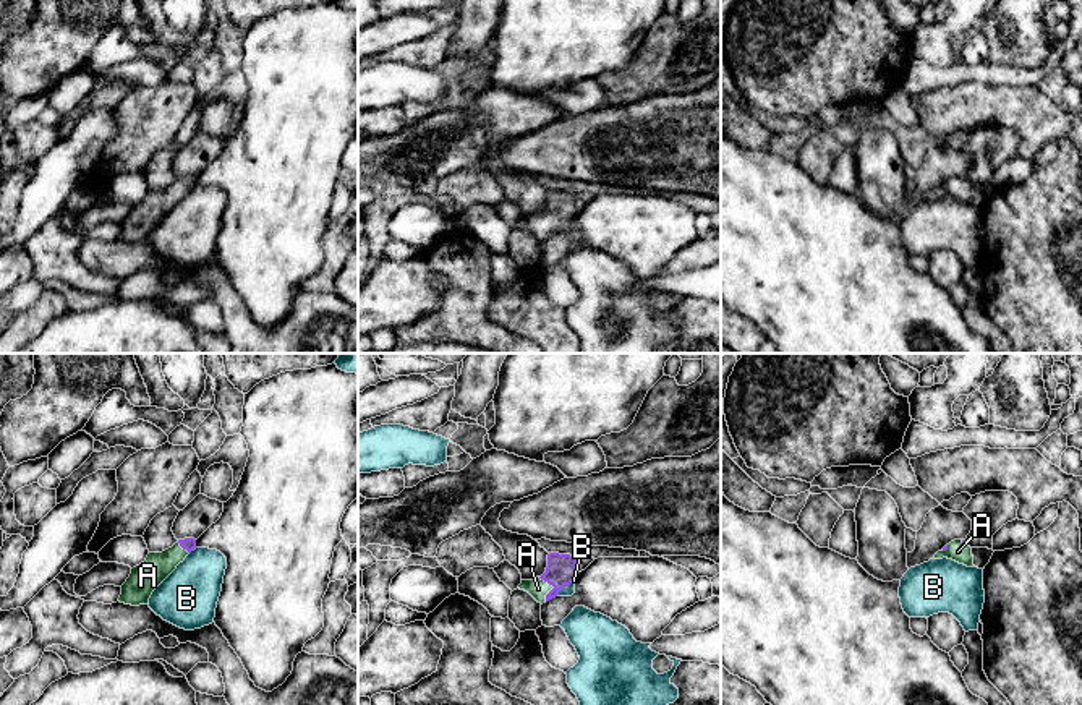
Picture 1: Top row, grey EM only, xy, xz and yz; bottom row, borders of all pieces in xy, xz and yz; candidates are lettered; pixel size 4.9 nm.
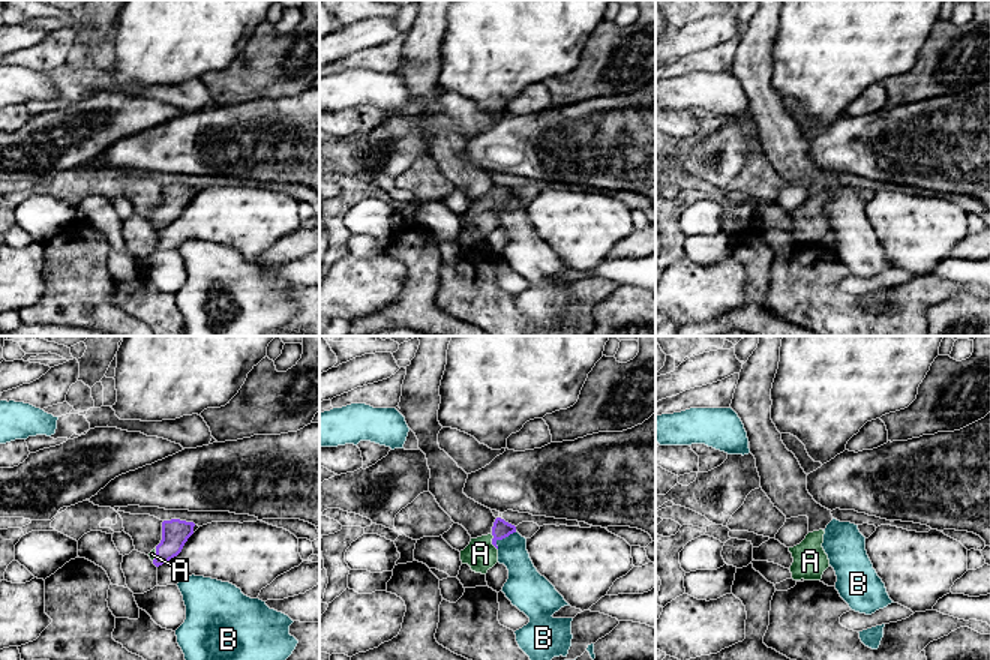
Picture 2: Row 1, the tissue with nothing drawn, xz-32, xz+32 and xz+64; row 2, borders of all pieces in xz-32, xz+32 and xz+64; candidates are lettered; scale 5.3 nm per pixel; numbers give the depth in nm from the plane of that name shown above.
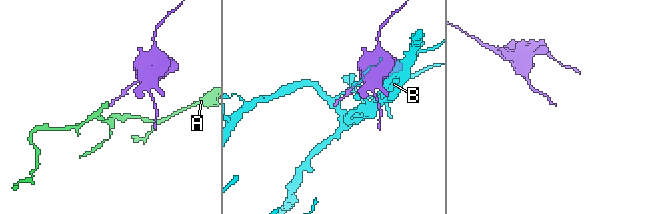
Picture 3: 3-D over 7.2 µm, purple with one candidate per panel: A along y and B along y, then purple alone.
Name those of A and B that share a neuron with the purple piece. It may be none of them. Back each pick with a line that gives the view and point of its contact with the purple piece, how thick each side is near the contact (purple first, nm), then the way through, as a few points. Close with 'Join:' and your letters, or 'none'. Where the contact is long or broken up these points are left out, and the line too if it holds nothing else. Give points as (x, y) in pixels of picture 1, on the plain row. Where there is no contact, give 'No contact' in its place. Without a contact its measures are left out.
A: Touches purple at xz (553, 222). Thickness 150 nm (purple) against 100 nm. Path across: xz (561, 208), (553, 222), (538, 226)
Join: A

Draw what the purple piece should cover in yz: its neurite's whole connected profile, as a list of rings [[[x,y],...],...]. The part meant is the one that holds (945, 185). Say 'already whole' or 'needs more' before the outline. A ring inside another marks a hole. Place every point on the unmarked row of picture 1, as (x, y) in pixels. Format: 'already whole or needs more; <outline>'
needs more; [[[965,177],[951,178],[941,188],[938,188],[933,196],[943,196],[943,194],[952,196],[952,198],[964,201],[967,204],[975,204],[972,185],[967,182]]]

